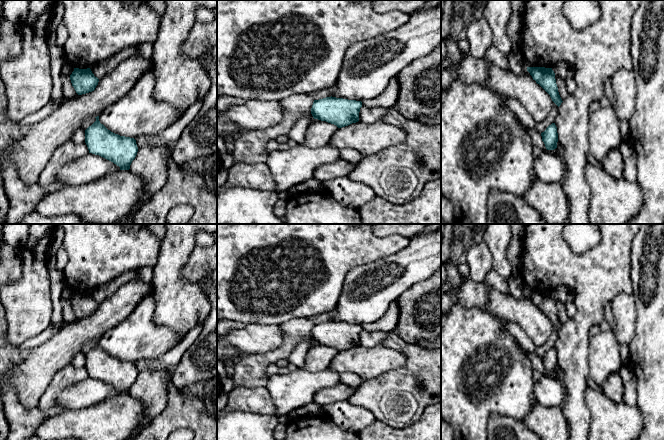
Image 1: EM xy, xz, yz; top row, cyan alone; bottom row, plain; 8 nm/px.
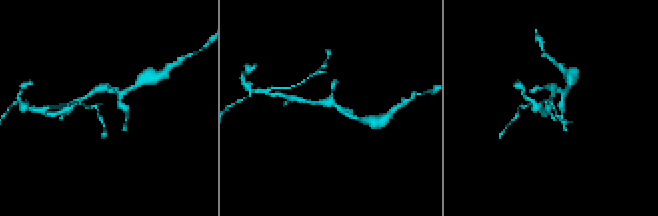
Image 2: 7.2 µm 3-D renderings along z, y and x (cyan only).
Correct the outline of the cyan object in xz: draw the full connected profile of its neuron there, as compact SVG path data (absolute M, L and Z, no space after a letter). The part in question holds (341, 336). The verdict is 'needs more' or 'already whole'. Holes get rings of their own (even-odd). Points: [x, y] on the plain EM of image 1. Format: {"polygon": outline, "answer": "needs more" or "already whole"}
{"polygon": "M331 320L314 324L311 338L314 343L326 345L342 352L359 345L361 331L361 325Z", "answer": "already whole"}

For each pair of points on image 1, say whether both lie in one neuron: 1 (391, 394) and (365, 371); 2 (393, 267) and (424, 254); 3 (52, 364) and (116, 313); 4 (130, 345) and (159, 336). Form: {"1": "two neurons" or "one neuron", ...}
{"1": "two neurons", "2": "one neuron", "3": "one neuron", "4": "one neuron"}

